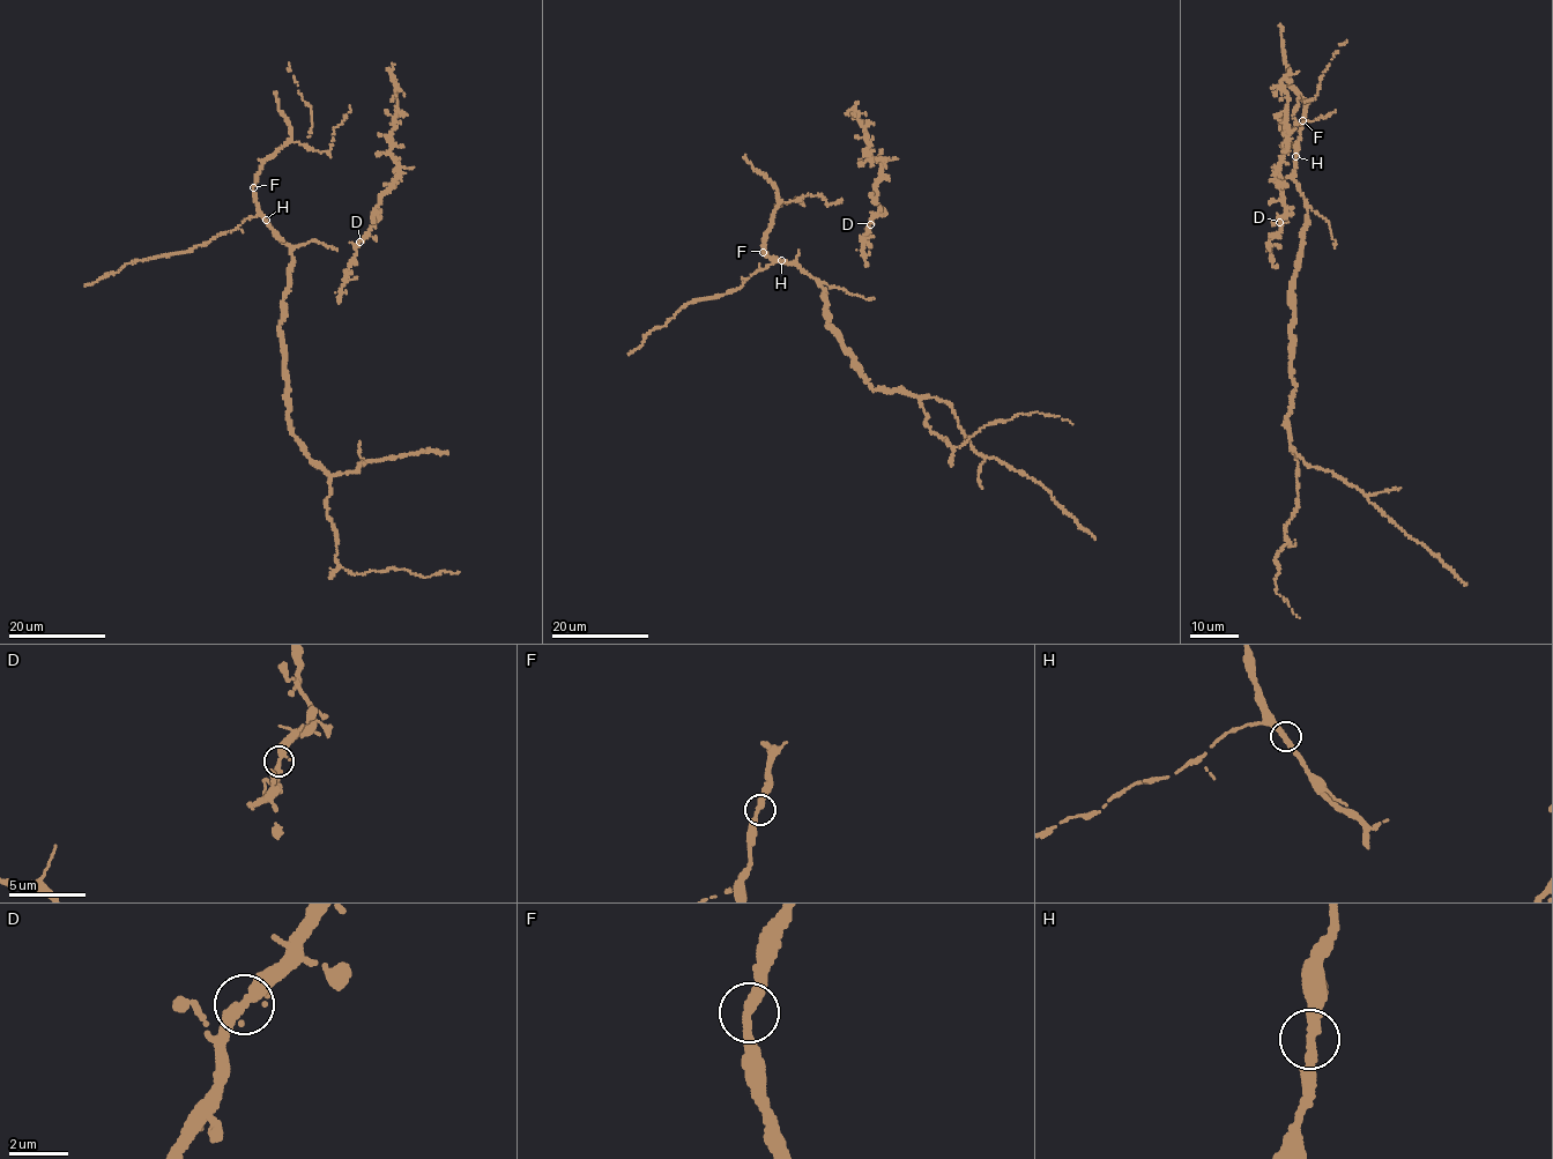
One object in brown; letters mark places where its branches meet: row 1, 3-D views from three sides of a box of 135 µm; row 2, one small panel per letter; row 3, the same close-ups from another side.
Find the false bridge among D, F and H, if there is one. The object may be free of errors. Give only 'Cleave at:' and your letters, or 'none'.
Cleave at: none

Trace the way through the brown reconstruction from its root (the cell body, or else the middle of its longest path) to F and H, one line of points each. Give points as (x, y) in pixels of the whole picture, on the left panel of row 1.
F: (288, 274), (291, 246), (280, 239), (261, 215), (253, 187)
H: (288, 274), (291, 246), (280, 239), (265, 218)

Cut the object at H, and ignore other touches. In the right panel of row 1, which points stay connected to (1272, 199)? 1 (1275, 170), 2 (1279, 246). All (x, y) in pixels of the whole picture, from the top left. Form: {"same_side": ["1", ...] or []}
{"same_side": ["1", "2"]}

